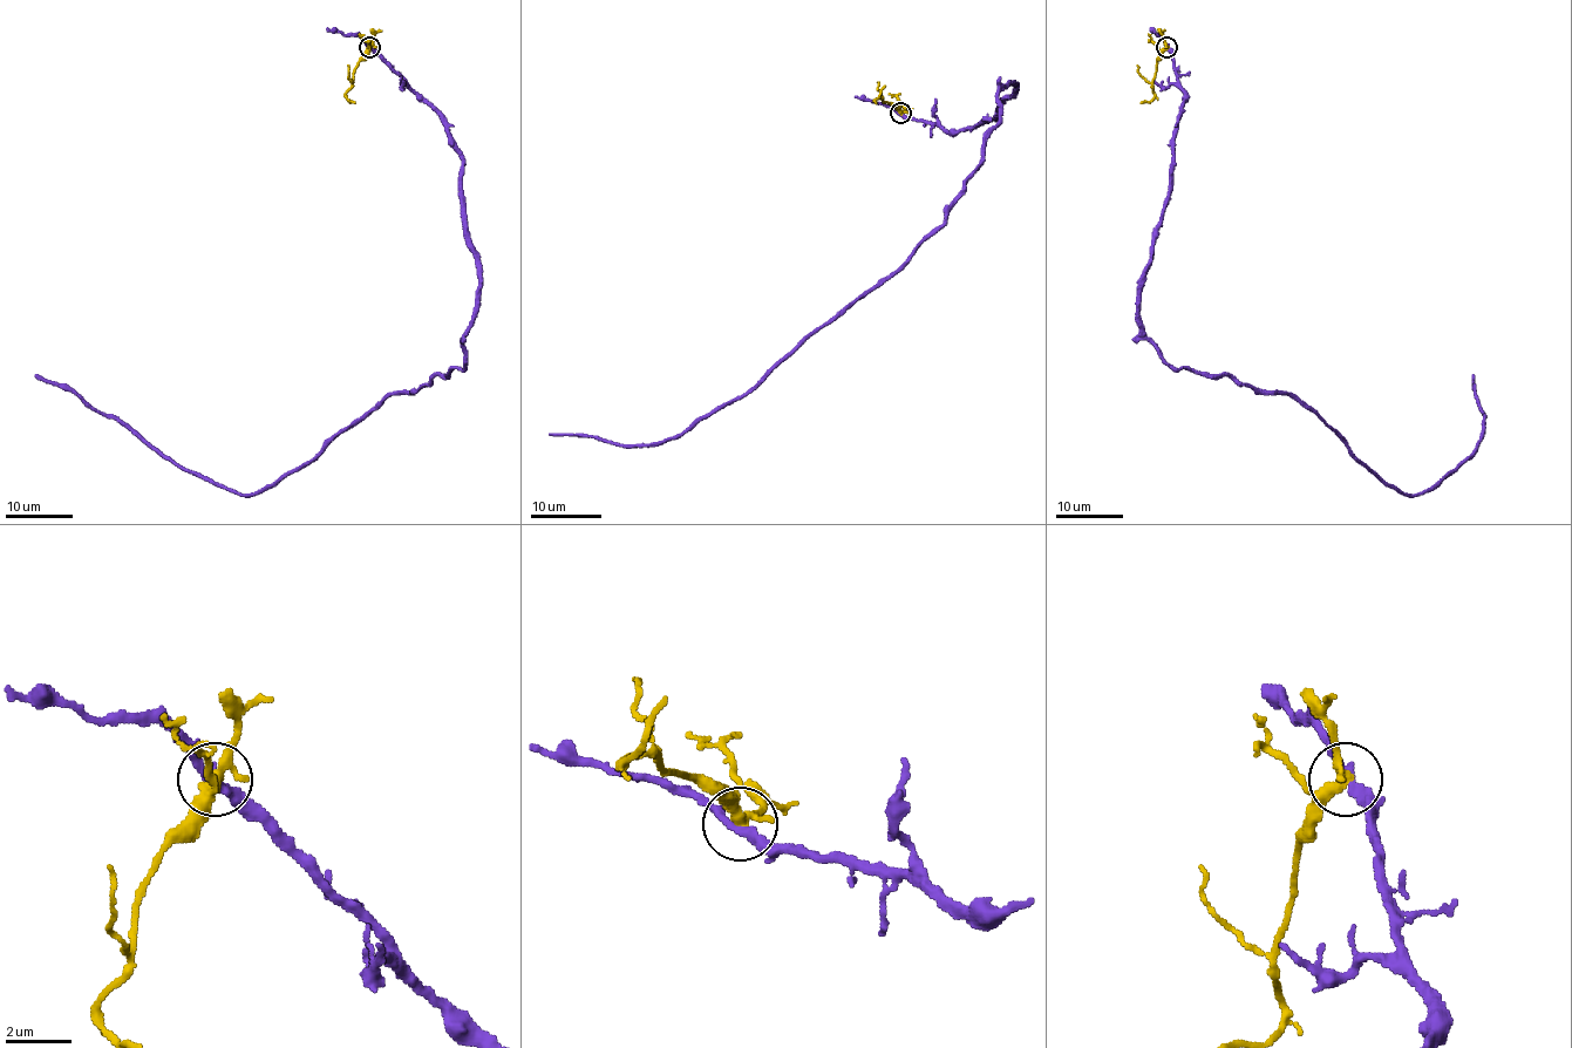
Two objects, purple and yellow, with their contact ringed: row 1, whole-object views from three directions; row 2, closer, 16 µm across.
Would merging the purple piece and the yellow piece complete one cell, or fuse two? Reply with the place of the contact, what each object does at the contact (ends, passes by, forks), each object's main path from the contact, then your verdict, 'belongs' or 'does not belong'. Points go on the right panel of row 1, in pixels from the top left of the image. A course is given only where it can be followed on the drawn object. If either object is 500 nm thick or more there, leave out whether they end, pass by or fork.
(1166, 47) | purple passes by | yellow forks | purple via (1166, 47), (1183, 107), (1140, 313), (1159, 355), (1293, 394), (1407, 495), (1479, 443), (1472, 374) | yellow via (1166, 47), (1156, 62), (1155, 96), (1141, 103) | does not belong

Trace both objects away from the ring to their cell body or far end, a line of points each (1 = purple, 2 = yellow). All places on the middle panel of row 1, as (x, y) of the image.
1: (899, 113), (965, 130), (1014, 89), (998, 93), (1000, 121), (947, 219), (742, 395), (665, 441), (549, 434)
2: (900, 113), (880, 99), (876, 100), (884, 86)

